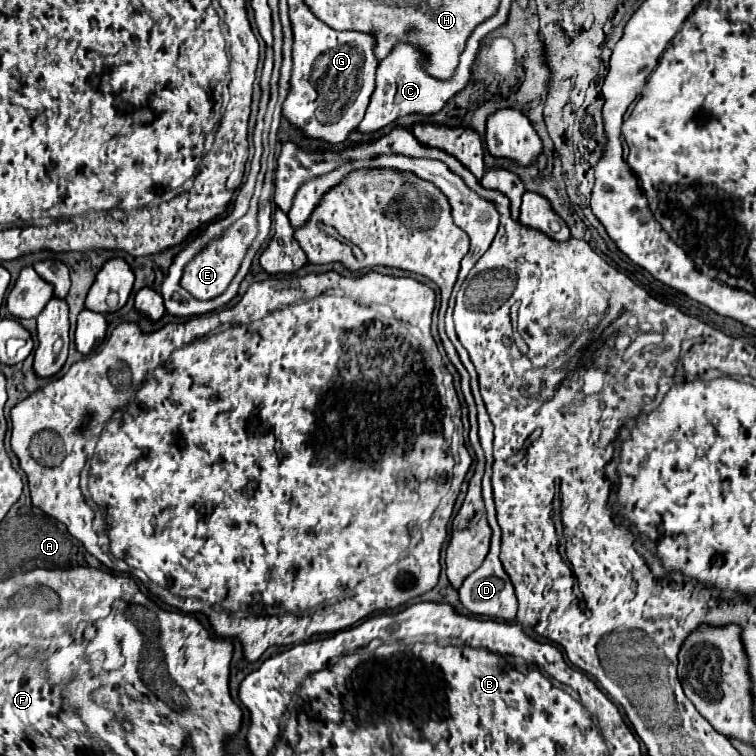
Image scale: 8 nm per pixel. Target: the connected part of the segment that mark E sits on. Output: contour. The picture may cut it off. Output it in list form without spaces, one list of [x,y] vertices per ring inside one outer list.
[[[261,180],[257,182],[257,190],[255,190],[255,194],[251,198],[247,214],[241,216],[239,220],[235,220],[221,236],[213,238],[185,266],[183,278],[181,278],[181,286],[185,290],[189,290],[195,298],[199,298],[199,300],[211,300],[211,298],[219,296],[229,286],[229,280],[233,280],[233,276],[237,274],[237,268],[239,268],[239,264],[241,264],[241,260],[245,256],[245,248],[249,248],[249,244],[253,242],[253,236],[257,236],[257,198],[259,198],[259,188],[261,188]]]

